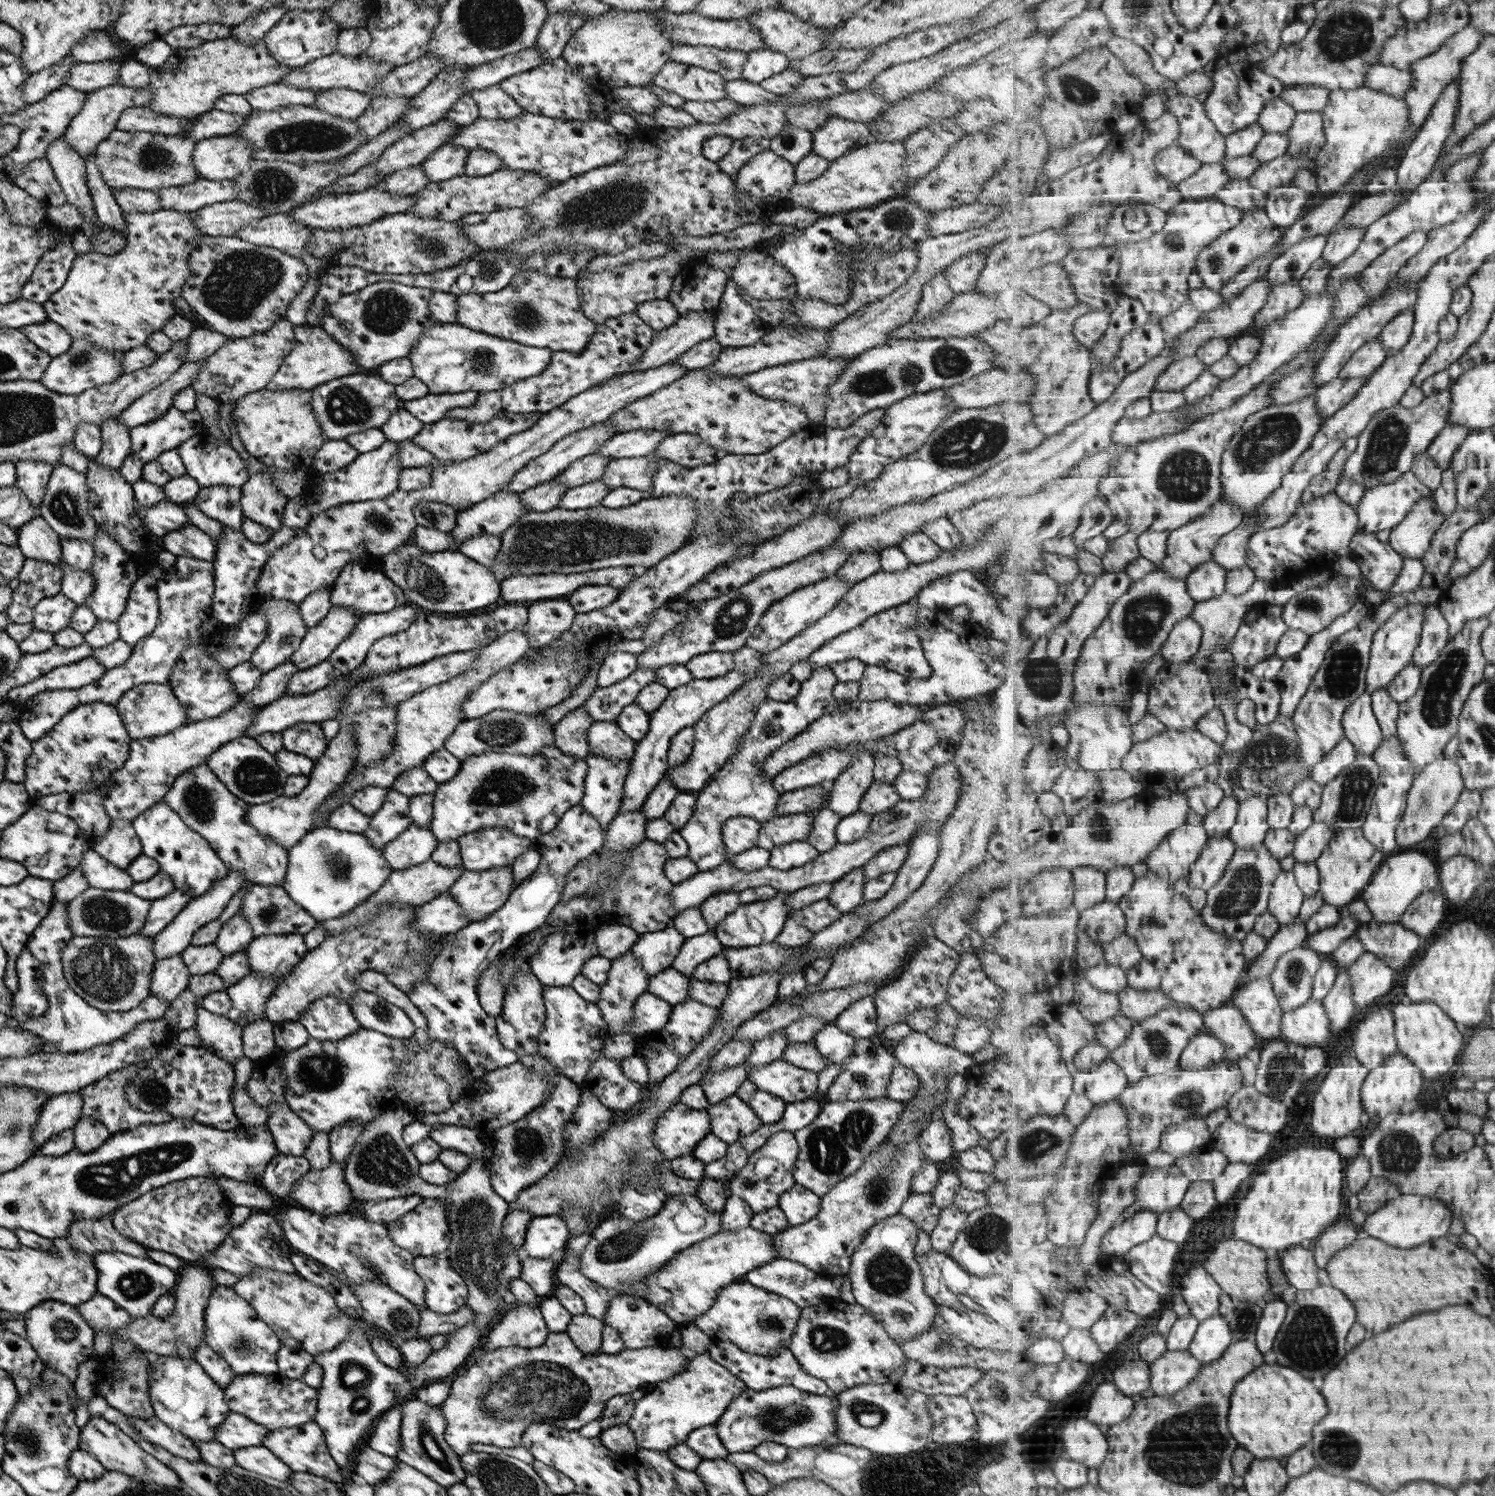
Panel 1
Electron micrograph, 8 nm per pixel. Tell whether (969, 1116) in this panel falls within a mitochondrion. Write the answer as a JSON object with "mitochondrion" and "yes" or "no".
{"mitochondrion":"no"}

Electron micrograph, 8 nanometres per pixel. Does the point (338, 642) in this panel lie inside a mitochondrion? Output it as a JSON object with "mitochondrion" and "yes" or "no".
{"mitochondrion":"no"}

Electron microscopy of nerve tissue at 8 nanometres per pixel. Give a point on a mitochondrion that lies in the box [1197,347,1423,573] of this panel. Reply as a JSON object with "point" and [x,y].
{"point":[1263,443]}

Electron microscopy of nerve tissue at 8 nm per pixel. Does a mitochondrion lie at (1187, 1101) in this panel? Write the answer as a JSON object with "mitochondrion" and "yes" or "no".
{"mitochondrion":"yes"}

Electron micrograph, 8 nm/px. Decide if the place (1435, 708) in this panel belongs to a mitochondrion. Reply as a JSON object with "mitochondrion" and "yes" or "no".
{"mitochondrion":"yes"}

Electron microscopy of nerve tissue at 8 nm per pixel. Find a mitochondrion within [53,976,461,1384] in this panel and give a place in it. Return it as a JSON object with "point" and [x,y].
{"point":[117,1178]}

